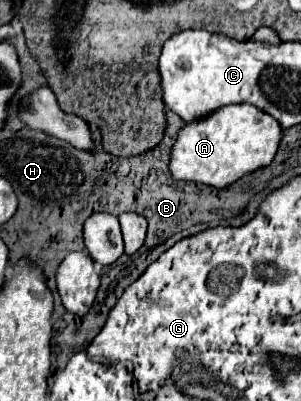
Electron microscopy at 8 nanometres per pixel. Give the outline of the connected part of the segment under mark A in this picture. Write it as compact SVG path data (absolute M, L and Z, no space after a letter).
M228 104L208 116L186 122L170 148L168 168L174 180L192 180L224 188L248 172L266 166L282 138L280 124L250 104Z

